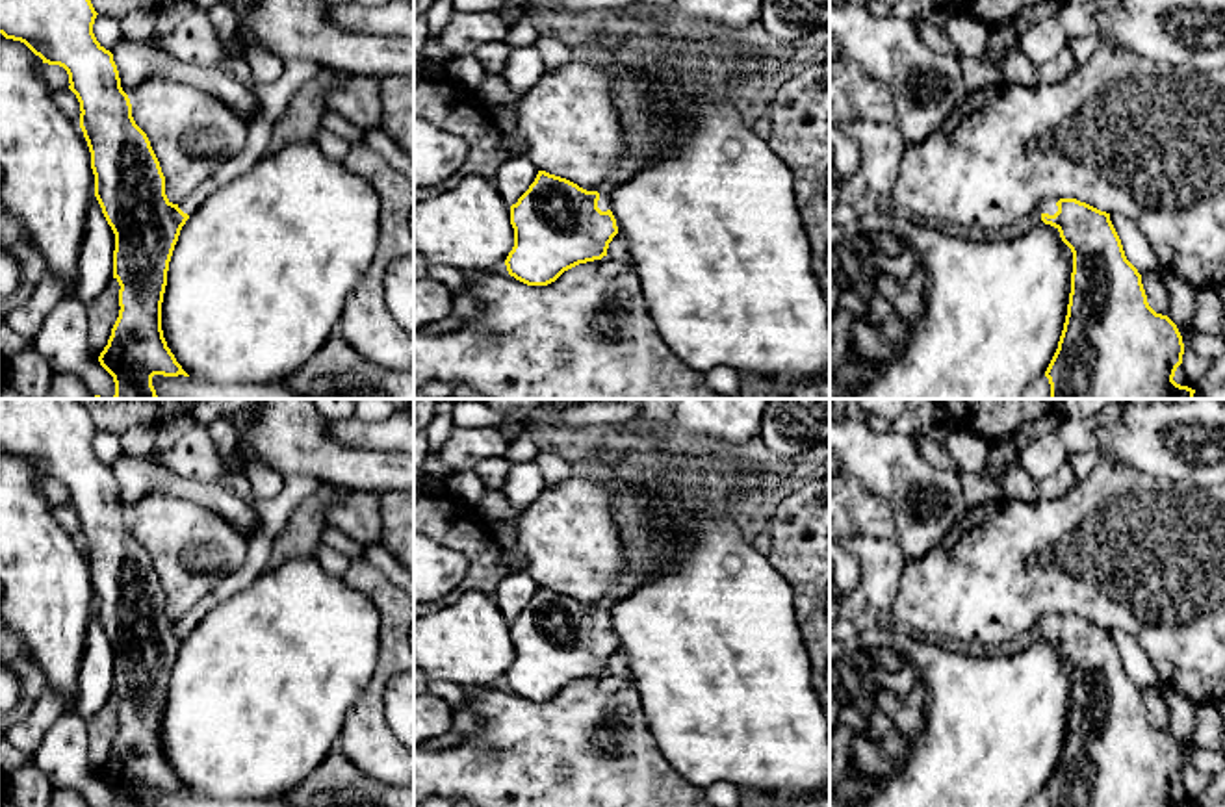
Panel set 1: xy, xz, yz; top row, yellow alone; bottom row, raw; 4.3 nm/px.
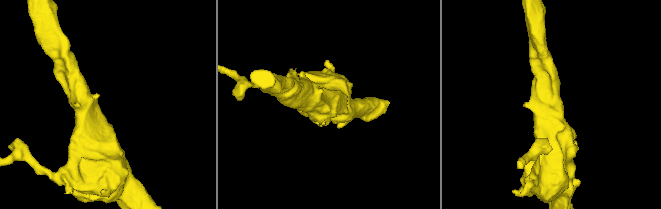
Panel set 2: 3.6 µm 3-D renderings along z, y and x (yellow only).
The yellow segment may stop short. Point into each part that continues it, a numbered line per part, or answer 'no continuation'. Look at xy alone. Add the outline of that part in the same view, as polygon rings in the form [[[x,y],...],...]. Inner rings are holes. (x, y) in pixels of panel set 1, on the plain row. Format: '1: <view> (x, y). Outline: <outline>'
1: xy (273, 512). Outline: [[[291,473],[284,477],[284,486],[278,495],[269,499],[254,497],[252,508],[260,521],[260,532],[247,540],[245,564],[221,581],[189,612],[178,618],[178,623],[191,631],[212,608],[251,588],[264,573],[267,573],[277,536],[286,529],[293,510],[323,484],[325,482],[316,475]]]

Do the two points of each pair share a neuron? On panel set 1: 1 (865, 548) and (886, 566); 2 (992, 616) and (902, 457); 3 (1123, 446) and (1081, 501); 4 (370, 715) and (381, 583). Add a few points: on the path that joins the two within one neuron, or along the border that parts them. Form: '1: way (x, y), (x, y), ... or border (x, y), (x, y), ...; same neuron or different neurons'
1: way (871, 551), (880, 561); same neuron
2: border (967, 509), (927, 553), (919, 559), (908, 559); different neurons
3: border (1105, 459), (1127, 462), (1151, 475); different neurons
4: way (377, 681), (394, 657), (394, 616); same neuron

